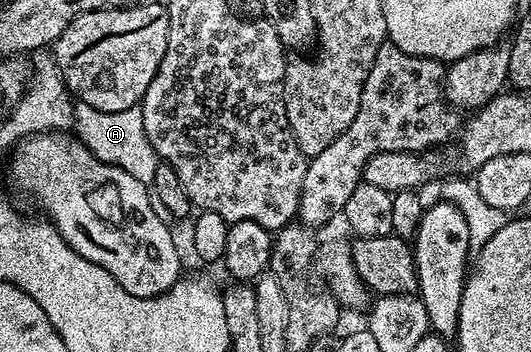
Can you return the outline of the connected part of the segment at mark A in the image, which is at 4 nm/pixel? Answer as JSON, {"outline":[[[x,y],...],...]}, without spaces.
{"outline":[[[78,105],[72,116],[75,126],[77,122],[76,137],[99,160],[123,168],[123,172],[135,176],[135,180],[146,184],[152,183],[159,159],[145,135],[140,109],[125,109],[96,110],[93,106]]]}

